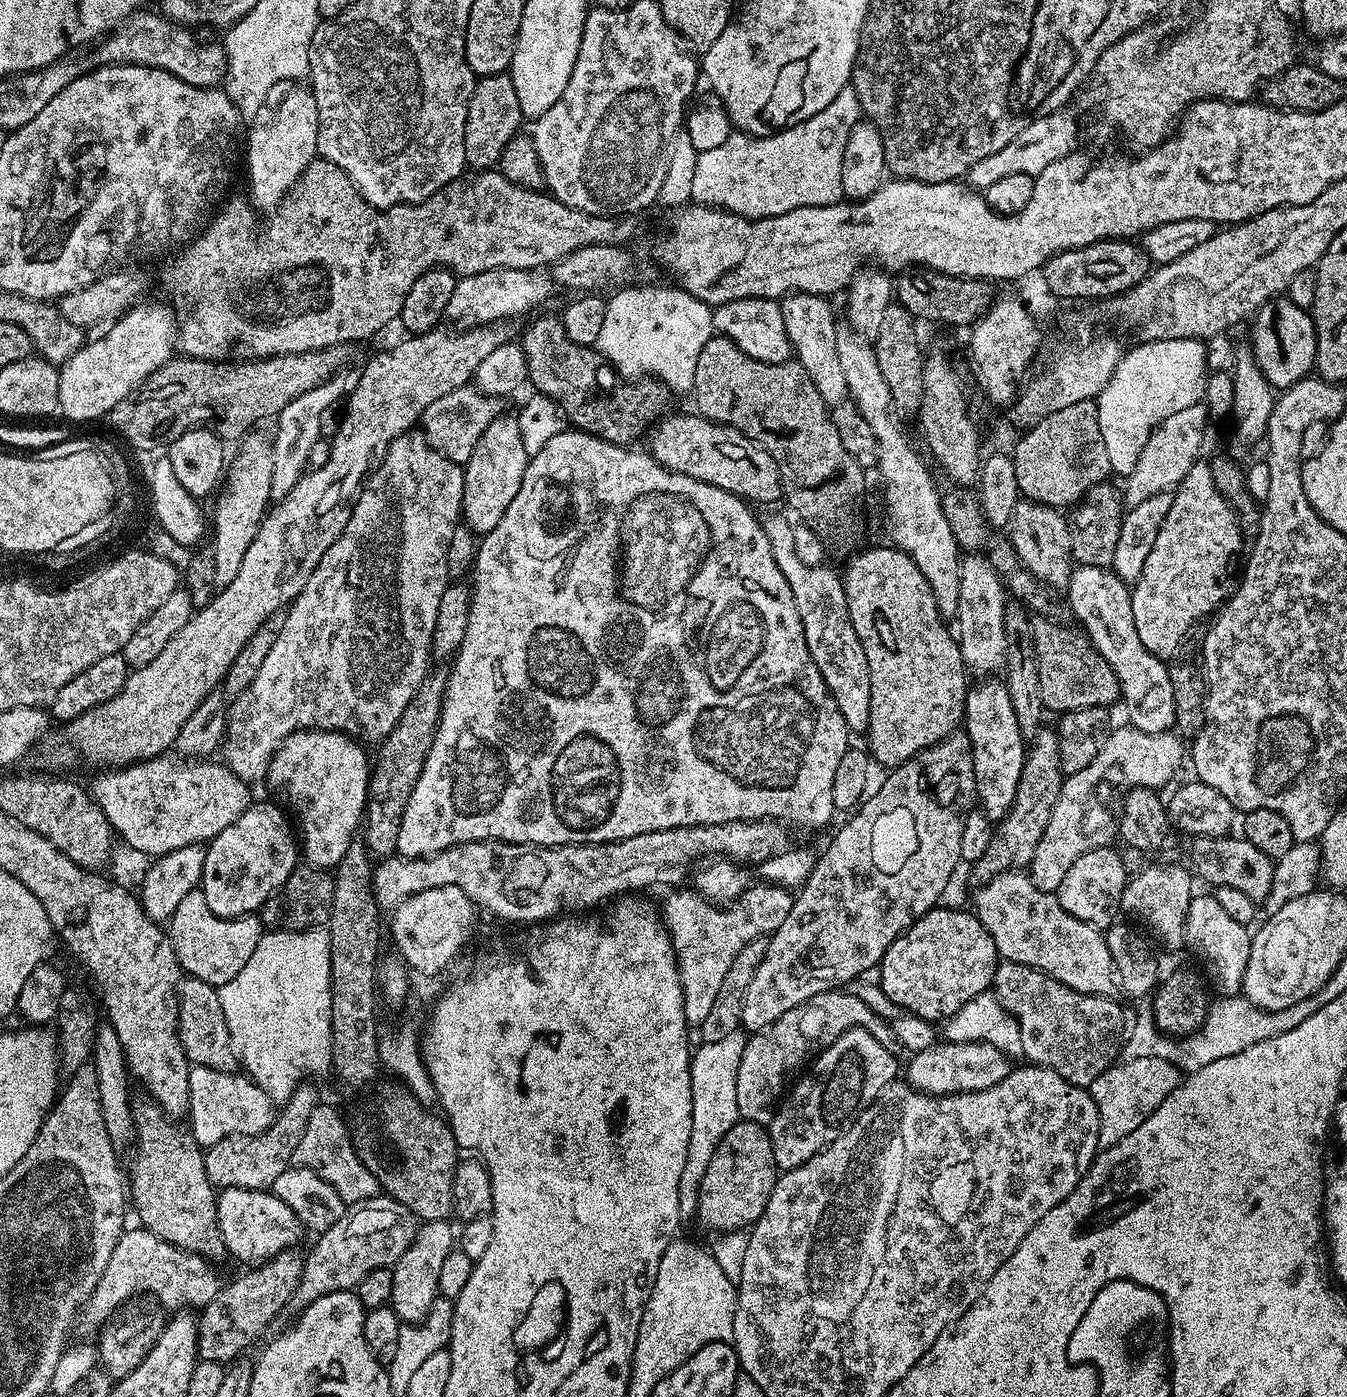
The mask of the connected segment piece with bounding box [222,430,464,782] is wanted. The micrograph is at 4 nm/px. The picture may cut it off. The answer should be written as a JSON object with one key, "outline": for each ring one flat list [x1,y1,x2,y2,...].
{"outline":[[423,431,404,432,391,444,383,462,369,475,364,487,360,489,360,494,352,505,352,513,342,534,334,542,334,546,330,546,330,550,322,554,322,562,318,562,314,574,310,574,298,598,293,600,284,612,282,634,278,634,274,646,270,649,270,654,266,654,266,659,262,661,262,670,258,670,254,682,250,682,250,686,243,689,242,695,231,705,230,719,227,721,227,735,222,743,222,753,224,752,222,760,238,778,249,782,263,781,268,775,272,756,282,747,284,739,306,728,326,728,330,732,343,732,345,736,359,738,364,742,369,742,368,740,382,742,390,734,390,730,394,730,398,718,402,718,402,710,410,706,410,698,414,698,418,686,430,671,434,622,438,622,438,602,441,601,442,594,450,583,448,551,450,538,454,538,454,530,462,520,463,489,463,467,448,460,441,452,429,446]]}

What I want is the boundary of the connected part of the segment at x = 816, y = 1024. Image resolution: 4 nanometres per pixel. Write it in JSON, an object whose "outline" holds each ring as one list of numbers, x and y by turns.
{"outline":[[852,990,814,994,814,998,794,1006,794,1010,786,1010,786,1014,782,1014,782,1018,770,1027,753,1032,745,1039,742,1062,738,1062,738,1110,741,1120,765,1126,771,1124,773,1111,781,1103,793,1077,839,1036,846,1034,846,1030,864,1028,874,1034,882,1046,893,1050,901,1047,891,1023,883,1020,862,997,848,991]]}

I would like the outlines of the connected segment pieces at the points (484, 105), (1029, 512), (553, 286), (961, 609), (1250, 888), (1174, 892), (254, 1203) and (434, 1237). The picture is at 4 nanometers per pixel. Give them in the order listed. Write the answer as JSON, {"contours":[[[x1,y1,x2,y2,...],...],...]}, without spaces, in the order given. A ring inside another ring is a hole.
{"contours":[[[508,72,477,79,468,103,464,127,464,163,472,170,492,170,497,167,506,144,521,131,522,117,518,106,518,93]],[[1022,498,1014,506,1012,521,1006,526,1006,535,1027,572,1053,590,1067,589,1074,567,1072,526,1069,517,1061,509]],[[543,268,482,270,482,274,470,274,457,279,444,315,449,321,457,320,460,326,492,326,497,322,508,322,504,320,546,303,555,292,558,292,558,285,553,273]],[[969,552,960,561,958,610,954,632,960,641,964,667,969,673,996,674,1006,658,1006,608,1008,603,1004,581,983,552]],[[1236,834,1220,837,1193,836,1188,848,1188,856,1192,859,1190,868,1197,877,1212,884,1213,889,1229,887,1242,890,1247,898,1255,902,1263,902,1270,894,1270,885,1274,882,1276,861,1268,857,1254,846,1253,842],[1200,875,1200,876,1199,876]],[[1152,864,1149,868,1142,869,1137,876,1136,873,1129,875,1120,903,1123,915,1128,915,1129,921,1137,920,1132,922,1141,929,1149,928,1172,952,1185,947,1186,910,1190,910,1194,895,1193,873,1185,865,1184,868,1180,864]],[[226,1188,216,1198,216,1221,220,1227,220,1233,224,1239,224,1246,229,1257,241,1260,244,1266,259,1266,266,1260,275,1260,277,1254,285,1252,288,1248,296,1248,299,1245,302,1225,300,1220,277,1196,271,1191,258,1188]],[[448,1220,425,1221,416,1231,410,1248,404,1251,391,1267,391,1298,389,1305,406,1324,423,1323,439,1295,439,1280,446,1256,454,1249,456,1232]]]}

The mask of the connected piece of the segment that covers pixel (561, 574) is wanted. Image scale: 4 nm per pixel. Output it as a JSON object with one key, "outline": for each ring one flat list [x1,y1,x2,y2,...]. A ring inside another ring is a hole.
{"outline":[[565,430,554,434,554,438,550,438,550,442,546,442,546,446,542,450,538,450,538,454,530,457,526,466,526,474,522,478,522,486,518,490,518,494,514,494,514,502,510,502,506,514,502,514,502,522,498,522,498,526,494,526,494,530,483,533,476,550,476,562,472,565,470,573,470,587,472,589,470,623,466,625,466,638,462,638,462,646,450,664,448,685,444,691,444,701,440,711,440,721,434,734,434,742,426,754,426,762,422,766,422,774,414,786,414,794,410,794,410,802,406,802,406,810,402,814,402,830,398,830,398,846,396,847,396,852,399,855,410,859,418,859,432,856,436,852,453,847,455,844,472,843,475,840,502,840,506,843,514,844,541,844,547,848,553,848,556,844,609,844,615,840,634,838,638,834,646,834,654,830,670,830,671,828,685,828,686,826,698,826,699,824,721,824,722,822,734,822,735,820,778,820,787,822,789,825,801,824,804,828,820,828,823,824,831,822,832,815,837,815,838,810,834,806,834,770,838,770,838,761,842,759,842,754,848,752,850,733,846,722,842,718,842,713,838,710,838,705,834,703,834,698,818,670,818,666,814,666,814,662,810,658,810,650,806,646,806,638,804,637,802,618,798,618,798,606,794,606,794,594,790,594,790,582,786,582,782,570,778,568,778,562,774,562,774,554,770,550,770,542,764,533,763,523,758,519,758,516,756,520,755,514,751,512,753,509,740,497,722,490,718,486,698,482,698,478,690,478,686,474,672,472,669,468,662,467,647,451,632,451,636,450,622,444,612,444,608,440,603,440,601,436,591,436,590,433,579,430],[748,610,762,610,766,614,764,616,766,626,768,626,766,648,764,648,760,660,756,662,756,666,766,668,766,672,762,674,762,676,766,676,766,680,744,682,742,694,720,694,716,702,712,702,712,700,706,700,706,702,732,706,732,704,736,704,732,700,732,696,744,696,742,700,738,700,738,704,740,702,762,702,762,704,742,704,744,724,748,724,754,732,744,732,744,736,740,734,740,738,732,738,732,748,728,748,724,752,716,750,716,756,704,758,704,750,698,752,698,730,700,730,698,720,700,720,700,708,704,706,702,692,698,692,698,690,700,690,702,684,706,686,706,676,712,676,710,664,704,664,704,660,710,662,714,658,714,654,716,654,716,632,724,630,724,640,726,640,726,632,732,632,732,624,736,624,732,620,724,620,724,616,730,614,730,612,744,612,744,626,746,626],[678,666,682,666,682,672,692,678,692,680,686,682,686,690,690,694,688,700,686,700,688,706,686,706,686,712,680,712,676,716,676,720,670,722,668,728,662,728,658,732,660,734,658,736,654,726,650,730,650,698,668,698,668,692,666,692,668,668,678,668]]}

